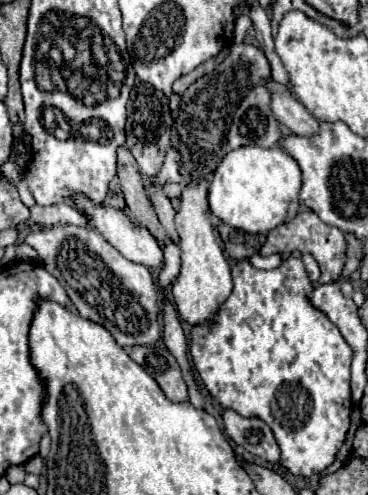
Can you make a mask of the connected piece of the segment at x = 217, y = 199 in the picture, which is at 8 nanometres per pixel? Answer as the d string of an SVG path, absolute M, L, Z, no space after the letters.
M242 146L228 152L218 164L208 192L210 210L216 218L236 230L244 230L248 234L268 234L298 214L300 186L300 166L288 152L278 146Z

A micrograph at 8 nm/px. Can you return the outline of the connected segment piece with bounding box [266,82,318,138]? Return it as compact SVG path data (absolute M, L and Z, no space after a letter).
M274 82L266 84L272 94L272 112L280 124L284 124L296 136L314 136L318 132L318 120L300 104L292 94Z

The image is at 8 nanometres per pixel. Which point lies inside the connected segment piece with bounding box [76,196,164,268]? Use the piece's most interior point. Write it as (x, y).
(137, 244)

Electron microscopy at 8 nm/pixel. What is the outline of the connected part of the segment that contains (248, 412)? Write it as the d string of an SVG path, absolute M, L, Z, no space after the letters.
M288 258L284 260L278 268L274 270L258 270L254 268L248 260L240 260L234 268L232 268L232 280L234 280L234 288L232 288L232 294L230 298L220 306L218 314L214 316L212 320L212 326L196 326L192 328L192 336L190 336L190 356L194 360L194 368L196 368L196 362L198 362L198 376L202 378L206 390L210 392L210 396L214 400L220 402L222 408L232 408L234 412L238 412L240 416L244 418L260 418L264 420L270 430L274 432L274 438L280 446L280 464L290 470L294 476L304 476L304 478L310 478L314 474L320 474L322 470L326 470L338 450L342 448L344 440L346 440L346 434L350 430L350 414L352 414L352 396L350 396L350 360L352 360L352 348L346 344L344 336L340 334L340 330L328 320L328 316L324 316L324 312L320 312L314 304L312 304L312 282L306 274L306 268L302 264L300 258Z

